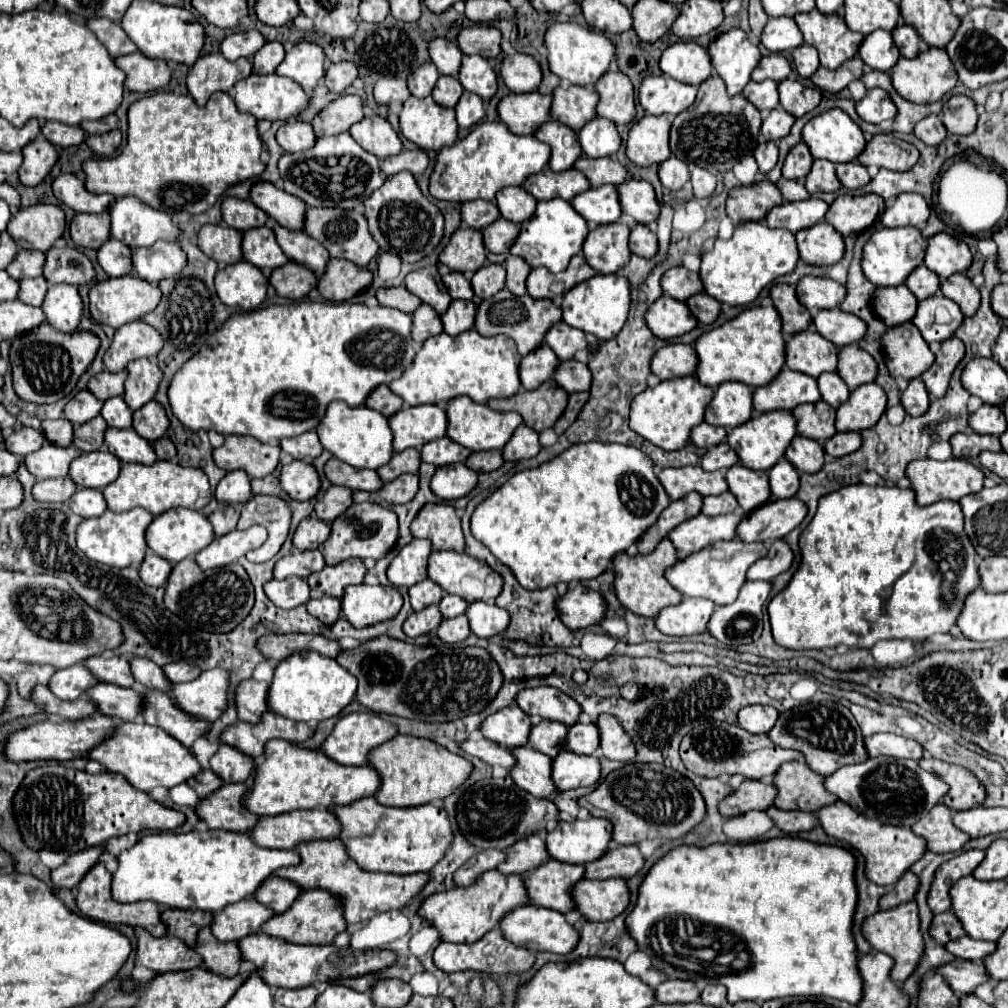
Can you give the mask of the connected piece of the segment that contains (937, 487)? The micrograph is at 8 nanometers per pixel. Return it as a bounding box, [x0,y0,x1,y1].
[906,459,984,505]

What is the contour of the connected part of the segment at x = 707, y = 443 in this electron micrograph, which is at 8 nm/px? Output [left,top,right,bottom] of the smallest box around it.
[692,423,726,449]

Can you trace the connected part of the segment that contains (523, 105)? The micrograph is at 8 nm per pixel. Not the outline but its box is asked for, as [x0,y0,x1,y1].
[498,91,552,135]

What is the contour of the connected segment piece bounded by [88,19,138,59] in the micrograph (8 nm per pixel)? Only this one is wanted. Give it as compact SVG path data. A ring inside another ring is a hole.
M90 19L88 27L108 49L112 59L138 51L138 47L130 41L130 37L126 37L126 31L122 29L120 23L114 23L110 19Z

